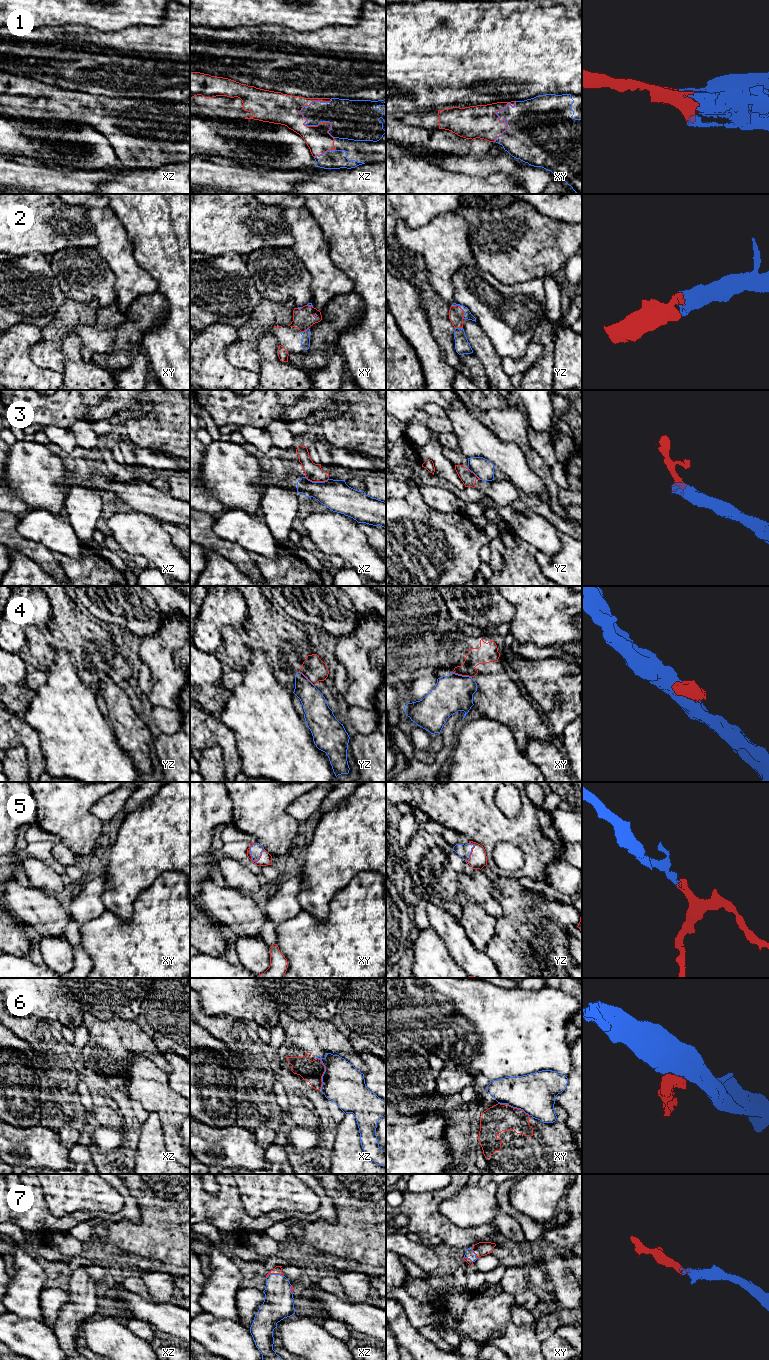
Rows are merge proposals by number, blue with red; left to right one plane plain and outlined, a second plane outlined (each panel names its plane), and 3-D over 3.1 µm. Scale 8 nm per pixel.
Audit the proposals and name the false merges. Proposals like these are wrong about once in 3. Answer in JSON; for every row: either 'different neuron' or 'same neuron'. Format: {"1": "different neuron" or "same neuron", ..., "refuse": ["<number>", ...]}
{"1": "same neuron", "2": "same neuron", "3": "different neuron", "4": "different neuron", "5": "same neuron", "6": "different neuron", "7": "same neuron", "refuse": ["3", "4", "6"]}

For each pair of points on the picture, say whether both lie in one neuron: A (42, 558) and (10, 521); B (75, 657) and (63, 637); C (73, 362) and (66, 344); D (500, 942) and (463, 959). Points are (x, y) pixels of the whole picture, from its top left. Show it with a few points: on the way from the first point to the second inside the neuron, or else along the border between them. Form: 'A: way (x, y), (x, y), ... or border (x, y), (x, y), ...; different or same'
A: way (31, 549), (24, 546), (10, 532); same
B: way (75, 652), (75, 649), (68, 642); same
C: way (73, 358), (70, 348); same
D: border (483, 952), (497, 967); different

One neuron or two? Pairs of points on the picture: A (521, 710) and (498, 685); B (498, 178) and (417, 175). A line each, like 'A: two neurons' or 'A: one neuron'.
A: one neuron
B: one neuron

